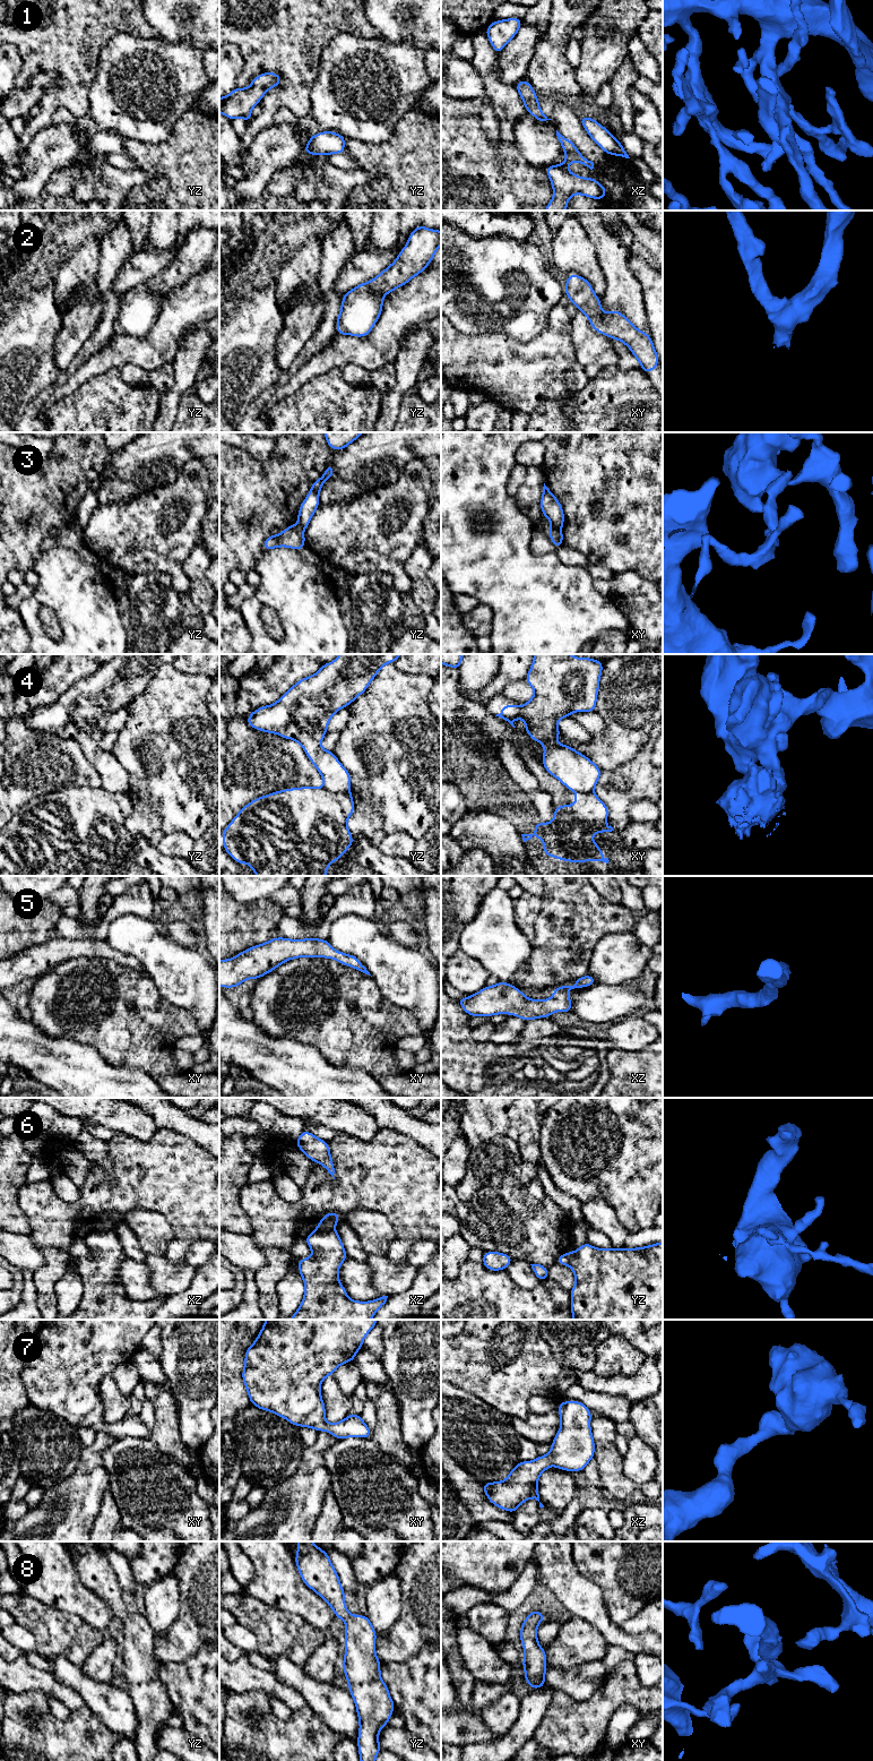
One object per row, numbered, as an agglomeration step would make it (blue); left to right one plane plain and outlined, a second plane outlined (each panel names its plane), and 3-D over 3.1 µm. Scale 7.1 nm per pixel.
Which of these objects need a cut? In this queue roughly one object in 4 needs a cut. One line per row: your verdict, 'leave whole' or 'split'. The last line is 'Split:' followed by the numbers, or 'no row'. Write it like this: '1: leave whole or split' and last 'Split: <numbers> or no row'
1: leave whole
2: leave whole
3: leave whole
4: split
5: leave whole
6: split
7: leave whole
8: leave whole
Split: 4, 6

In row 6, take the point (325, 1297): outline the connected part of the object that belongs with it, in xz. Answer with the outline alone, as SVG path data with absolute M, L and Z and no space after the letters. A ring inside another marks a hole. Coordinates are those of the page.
M318 1225L304 1239L313 1256L297 1259L305 1290L291 1320L371 1320L388 1296L370 1302L348 1298L338 1279L339 1266L348 1257L339 1234L334 1227Z

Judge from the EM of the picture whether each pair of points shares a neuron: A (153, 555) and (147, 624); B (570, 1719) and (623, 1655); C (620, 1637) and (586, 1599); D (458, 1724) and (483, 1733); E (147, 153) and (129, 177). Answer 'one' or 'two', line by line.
A: two
B: two
C: one
D: one
E: two

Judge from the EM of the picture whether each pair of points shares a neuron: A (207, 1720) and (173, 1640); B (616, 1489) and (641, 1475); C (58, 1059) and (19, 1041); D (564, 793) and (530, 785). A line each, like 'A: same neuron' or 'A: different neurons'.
A: different neurons
B: different neurons
C: same neuron
D: different neurons

